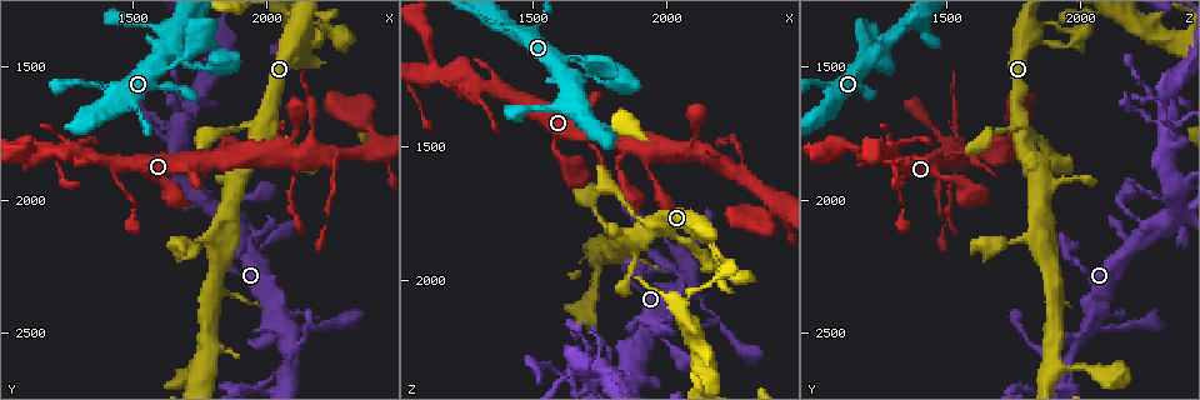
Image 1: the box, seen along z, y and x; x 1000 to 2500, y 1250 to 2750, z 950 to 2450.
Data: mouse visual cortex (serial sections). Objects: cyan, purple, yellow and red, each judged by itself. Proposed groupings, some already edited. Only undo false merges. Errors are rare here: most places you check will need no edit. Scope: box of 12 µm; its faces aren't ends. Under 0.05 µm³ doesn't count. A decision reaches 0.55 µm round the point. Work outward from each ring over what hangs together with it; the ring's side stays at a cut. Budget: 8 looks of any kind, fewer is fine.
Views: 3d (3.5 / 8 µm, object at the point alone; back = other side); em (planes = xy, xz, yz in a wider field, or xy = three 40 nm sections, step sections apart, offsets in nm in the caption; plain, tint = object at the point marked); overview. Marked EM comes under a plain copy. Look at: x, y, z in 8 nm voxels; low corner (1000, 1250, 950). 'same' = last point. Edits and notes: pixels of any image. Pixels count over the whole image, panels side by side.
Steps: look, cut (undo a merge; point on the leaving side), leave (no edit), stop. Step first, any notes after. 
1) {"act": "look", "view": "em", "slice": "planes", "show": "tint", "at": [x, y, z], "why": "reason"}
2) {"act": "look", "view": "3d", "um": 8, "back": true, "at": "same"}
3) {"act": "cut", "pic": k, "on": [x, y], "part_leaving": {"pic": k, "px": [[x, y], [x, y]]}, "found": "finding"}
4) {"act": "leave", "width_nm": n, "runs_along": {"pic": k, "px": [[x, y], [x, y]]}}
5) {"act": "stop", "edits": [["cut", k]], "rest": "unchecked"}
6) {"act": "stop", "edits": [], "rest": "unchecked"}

{"act": "look", "view": "3d", "um": 3.5, "at": [1410, 1610, 1050], "why": "small branch off a trunk"}

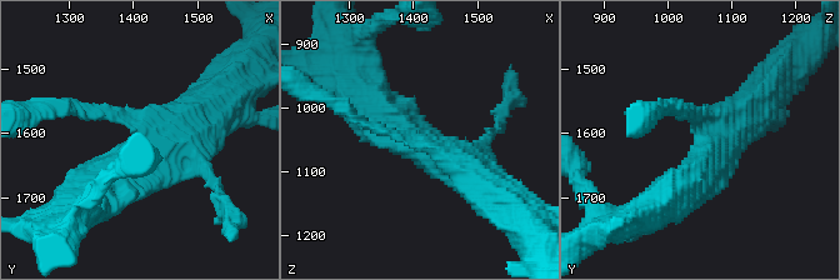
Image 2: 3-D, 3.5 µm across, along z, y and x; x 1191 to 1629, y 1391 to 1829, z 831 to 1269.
{"act": "look", "view": "em", "slice": "xy", "step": 2, "show": "tint", "at": [1420, 1605, 1055], "arms": 4, "arm_widths_nm": [150, 200, 500, 600], "why": "now the EM"}

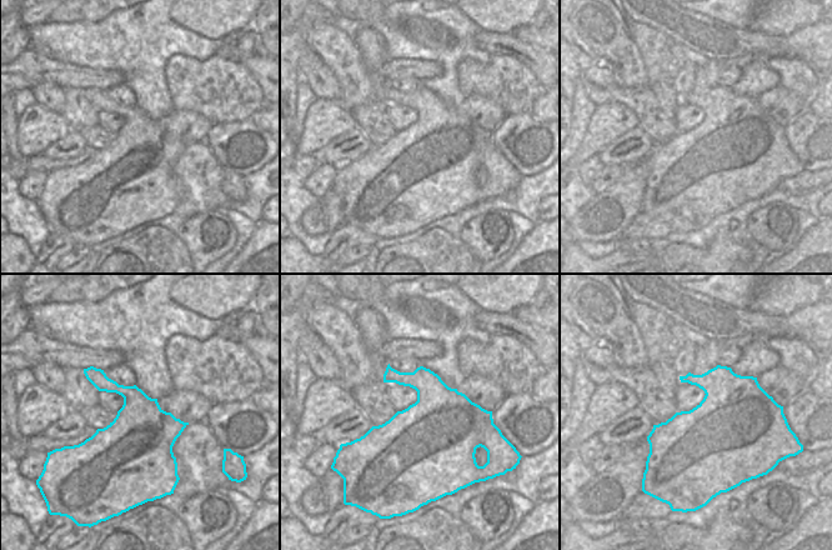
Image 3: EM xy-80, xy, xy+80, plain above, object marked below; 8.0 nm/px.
{"act": "leave", "runs_along": {"pic": 2, "px": [[489, 193], [420, 138], [359, 119]]}, "found": "continuous, no second cell"}

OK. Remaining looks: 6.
{"act": "look", "view": "3d", "um": 3.5, "at": [1790, 1510, 1260], "why": "a narrow waist"}

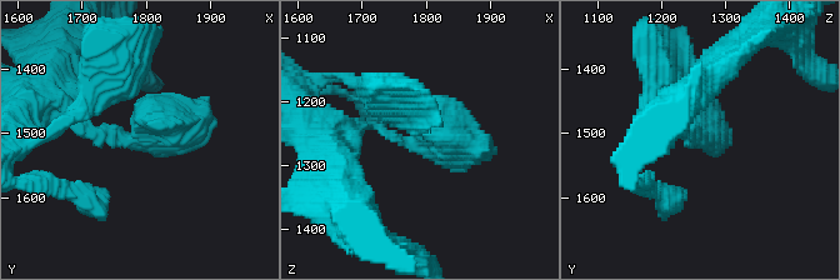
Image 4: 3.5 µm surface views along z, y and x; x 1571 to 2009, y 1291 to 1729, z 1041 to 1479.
{"act": "look", "view": "em", "slice": "xy", "step": 3, "show": "tint", "at": [1790, 1515, 1265]}

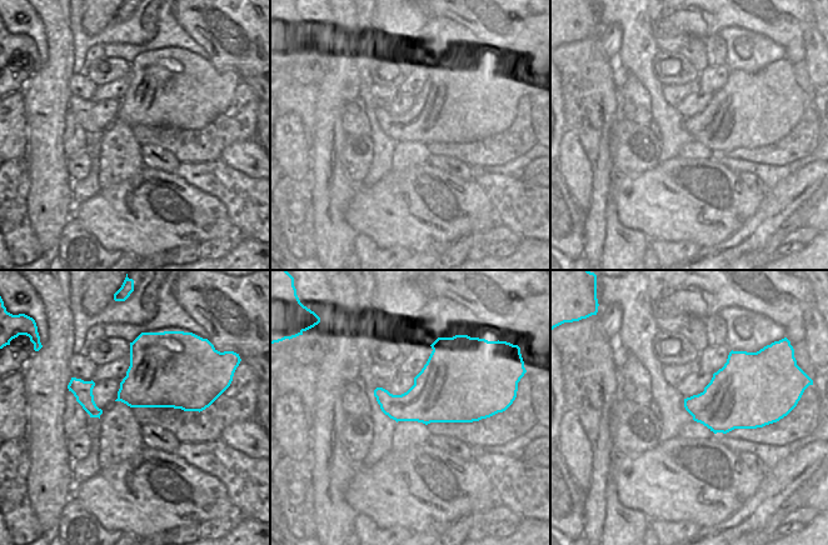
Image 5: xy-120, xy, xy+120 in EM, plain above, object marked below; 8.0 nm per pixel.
{"act": "leave", "width_nm": 420, "runs_along": {"pic": 4, "px": [[350, 121], [423, 148], [488, 150]]}, "found": "all the same cell"}

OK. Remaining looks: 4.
{"act": "look", "view": "3d", "um": 3.5, "at": [2260, 1830, 1600], "why": "thin neck"}

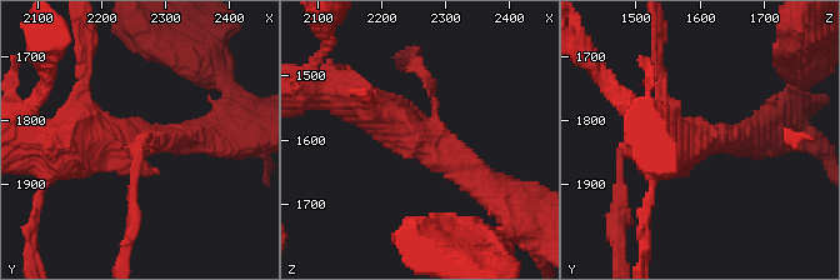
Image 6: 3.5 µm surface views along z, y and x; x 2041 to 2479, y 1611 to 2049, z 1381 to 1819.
{"act": "look", "view": "em", "slice": "xy", "step": 3, "show": "tint", "at": [2265, 1835, 1595], "arms": 3, "arm_widths_nm": [150, 350, 500]}

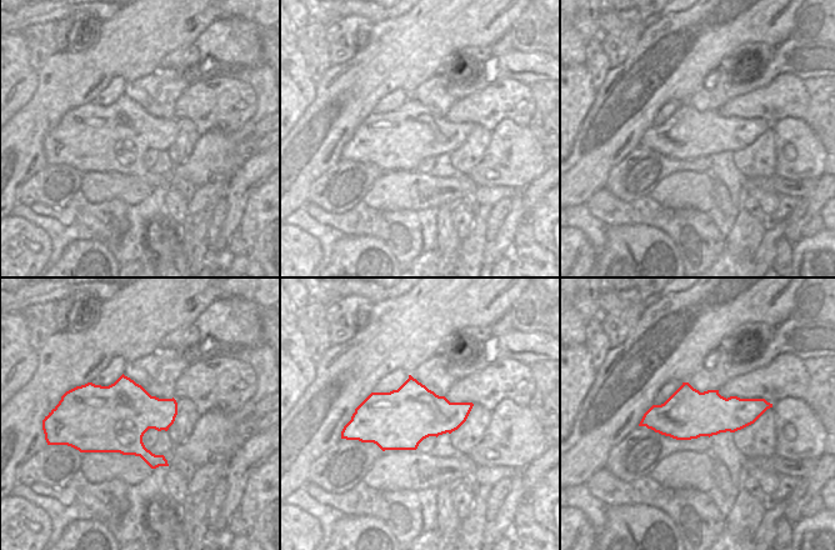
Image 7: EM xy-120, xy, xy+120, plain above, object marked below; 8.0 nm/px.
{"act": "look", "view": "em", "slice": "planes", "show": "tint", "at": "same"}

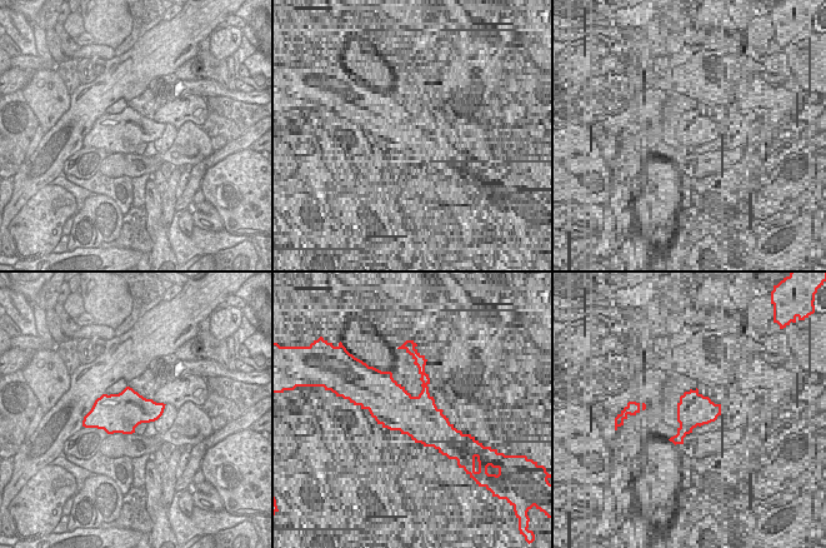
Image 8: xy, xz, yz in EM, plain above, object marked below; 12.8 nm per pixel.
{"act": "leave", "width_nm": 500, "runs_along": {"pic": 6, "px": [[345, 93], [486, 189]]}, "found": "all the same cell"}

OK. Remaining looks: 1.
{"act": "stop", "edits": [], "rest": "unchecked"}

